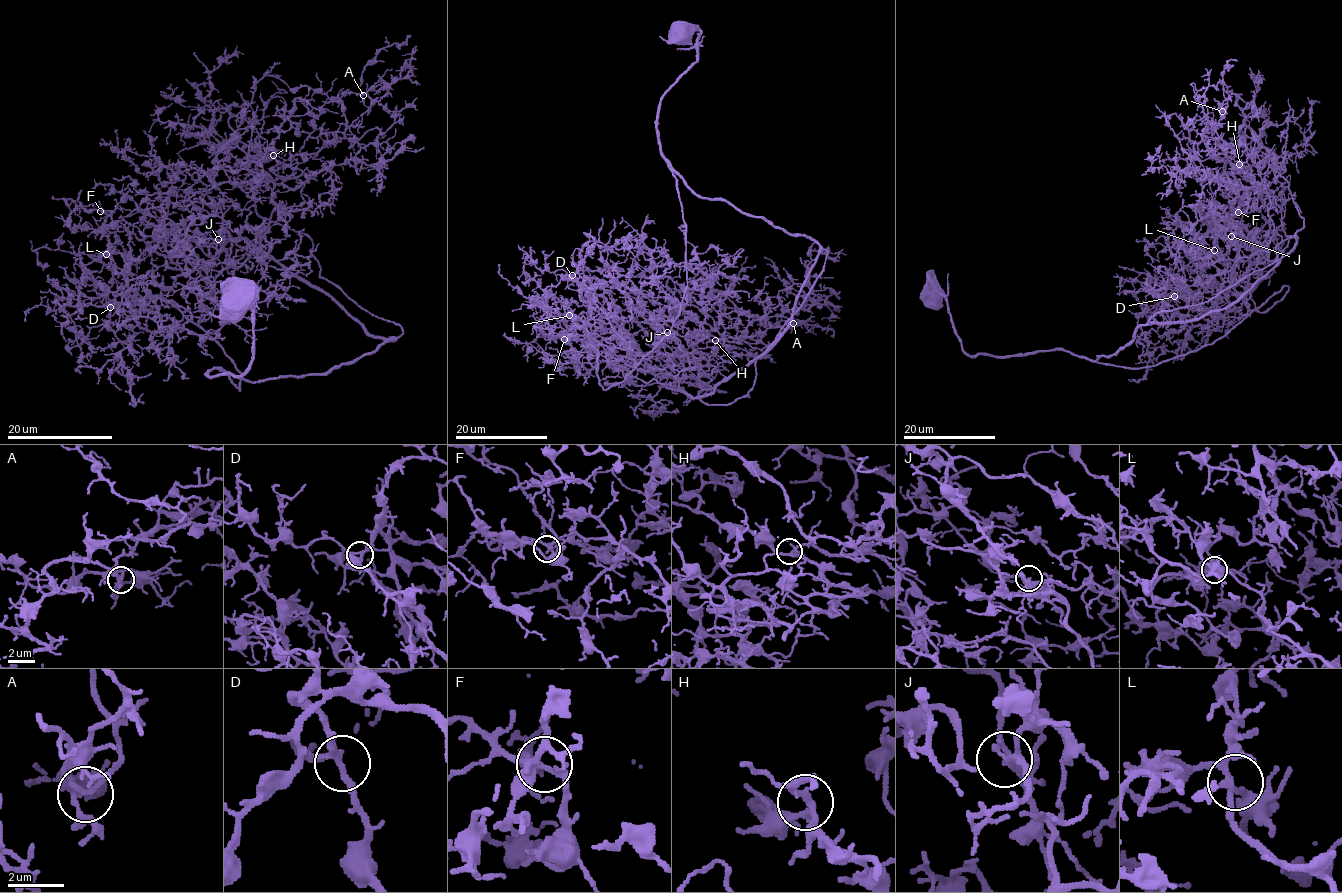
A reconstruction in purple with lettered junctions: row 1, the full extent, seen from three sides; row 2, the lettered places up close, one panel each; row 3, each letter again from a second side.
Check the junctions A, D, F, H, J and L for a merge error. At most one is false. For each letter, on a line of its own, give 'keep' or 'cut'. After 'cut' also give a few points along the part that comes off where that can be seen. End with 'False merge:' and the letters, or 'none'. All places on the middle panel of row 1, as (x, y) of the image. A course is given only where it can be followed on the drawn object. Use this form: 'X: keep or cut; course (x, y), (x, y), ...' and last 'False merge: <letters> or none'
A: keep
D: keep
F: keep
H: keep
J: keep
L: keep
False merge: none

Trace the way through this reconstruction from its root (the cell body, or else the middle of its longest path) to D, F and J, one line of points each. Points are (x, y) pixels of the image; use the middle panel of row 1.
D: (678, 33), (700, 30), (698, 59), (657, 139), (687, 287), (607, 389), (583, 312), (609, 317), (572, 275)
F: (678, 33), (700, 30), (698, 59), (660, 102), (661, 156), (819, 253), (788, 328), (702, 396), (564, 339)
J: (678, 33), (698, 59), (661, 156), (819, 253), (788, 328), (711, 392), (679, 387), (667, 332)

